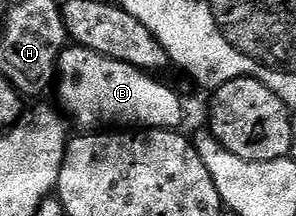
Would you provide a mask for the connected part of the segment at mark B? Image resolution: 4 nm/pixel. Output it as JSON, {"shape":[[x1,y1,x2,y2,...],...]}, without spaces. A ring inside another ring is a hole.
{"shape":[[78,45,68,46,59,54,57,91,66,116,76,119,83,129,179,129,183,123,183,103,171,87,158,83,154,74,138,71,125,61,105,57]]}

